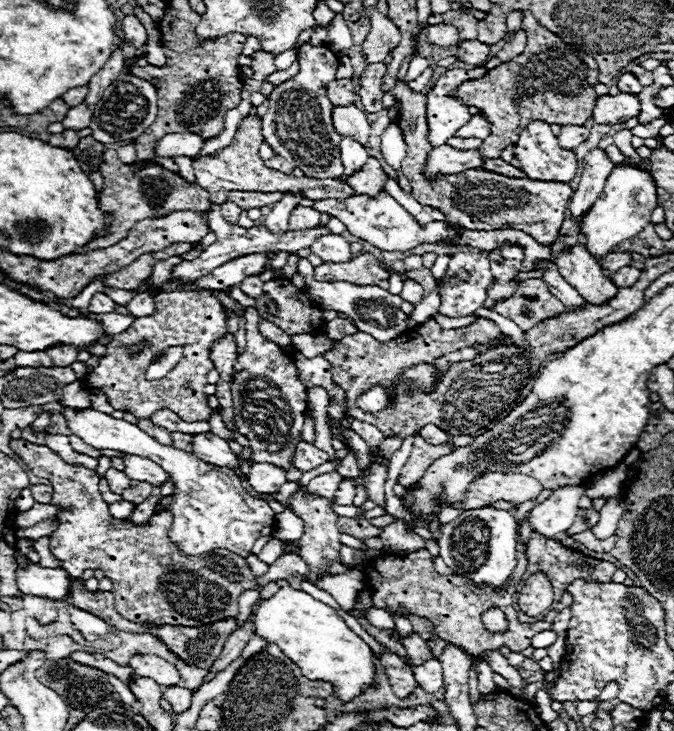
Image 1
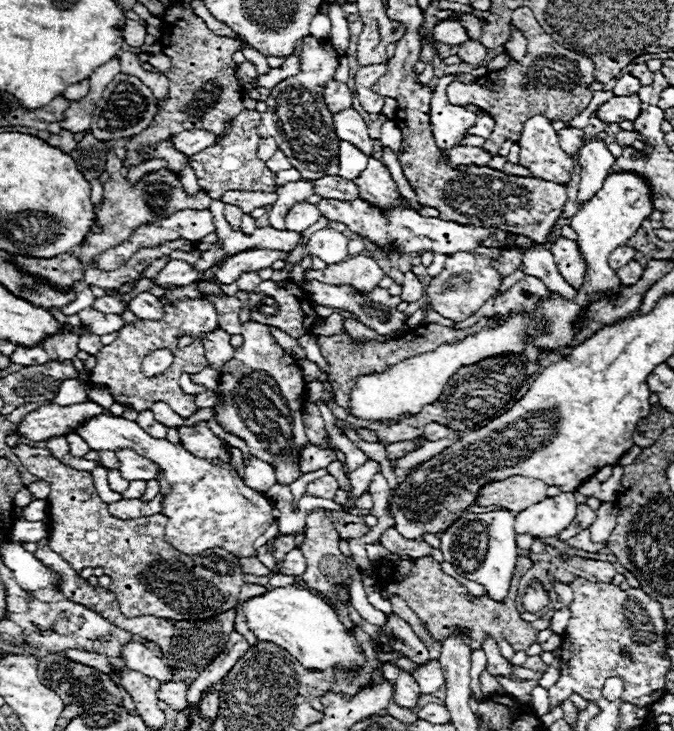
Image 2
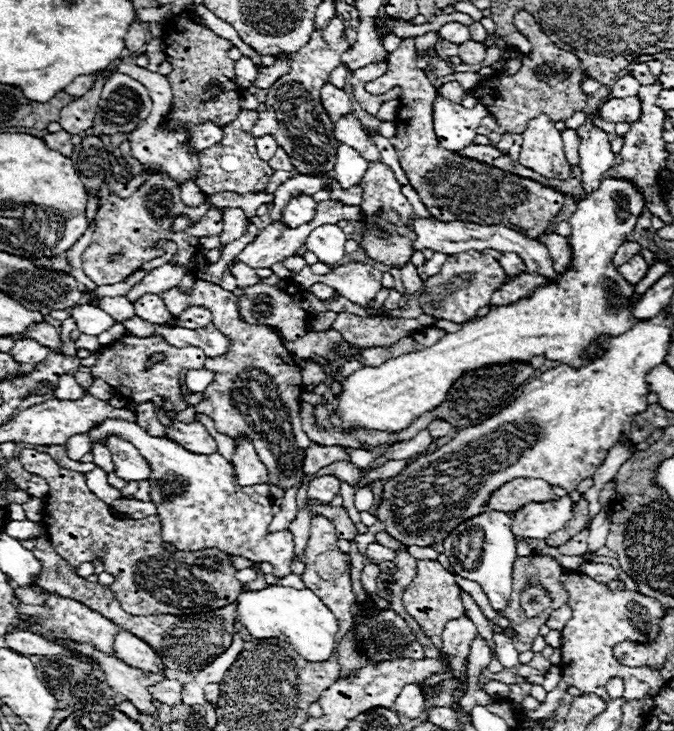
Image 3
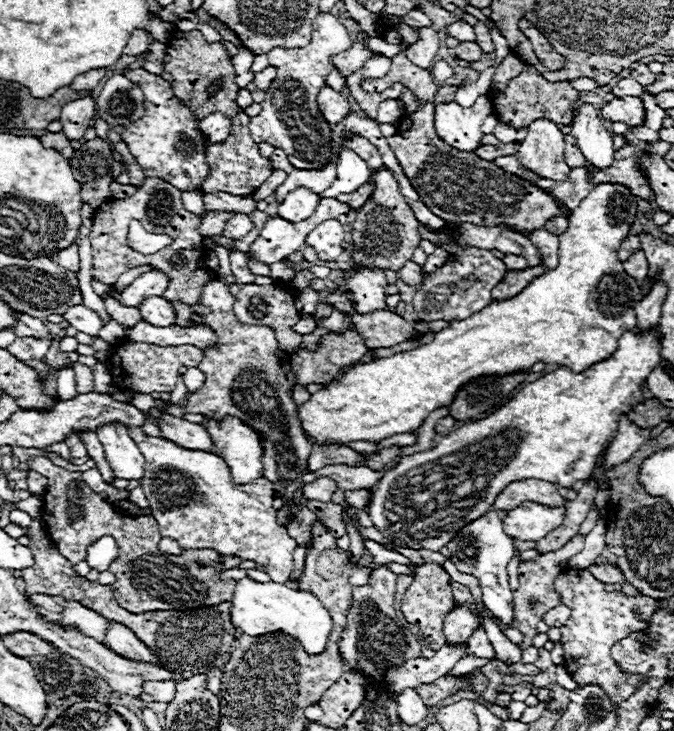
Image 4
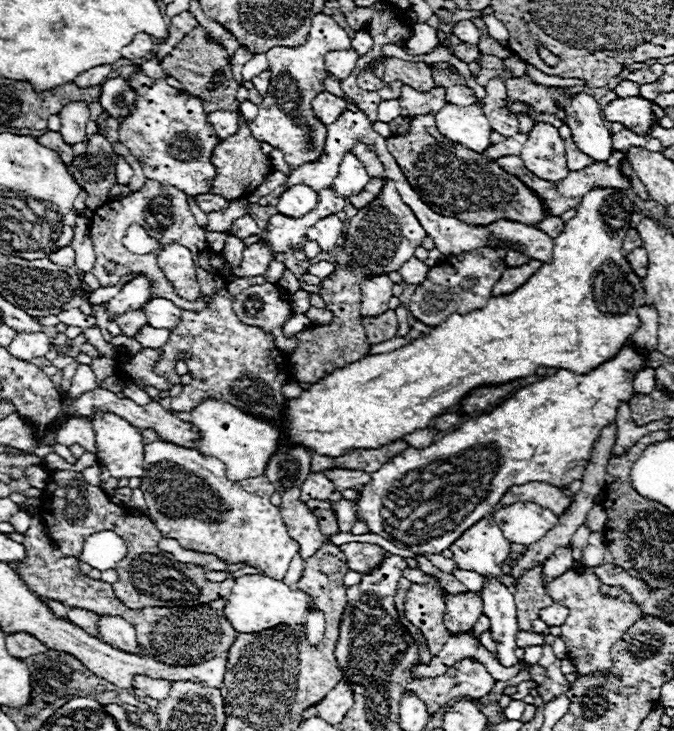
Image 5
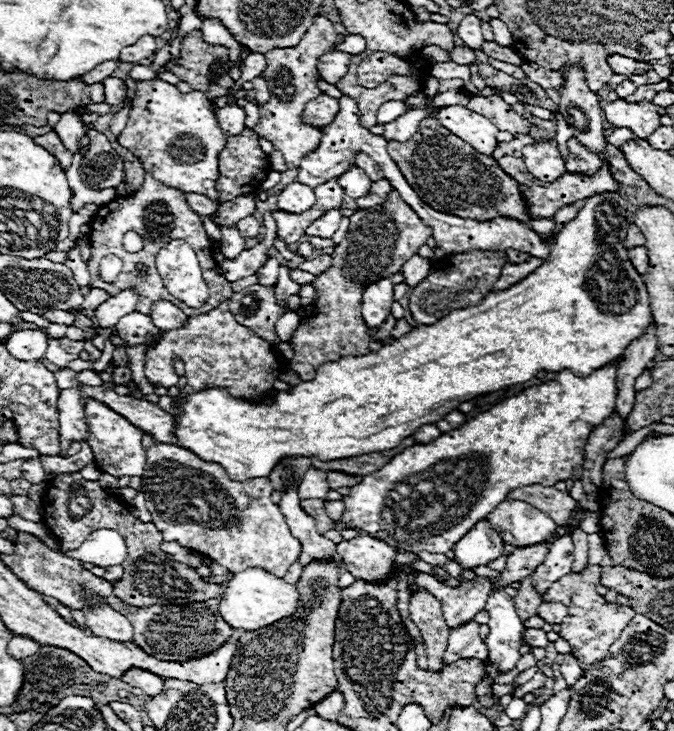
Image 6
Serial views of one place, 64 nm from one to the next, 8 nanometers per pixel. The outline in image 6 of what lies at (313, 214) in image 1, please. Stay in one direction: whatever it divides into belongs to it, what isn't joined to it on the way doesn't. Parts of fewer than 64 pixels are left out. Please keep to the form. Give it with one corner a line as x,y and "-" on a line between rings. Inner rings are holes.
290,182
278,194
278,210
286,210
286,212
304,212
314,202
316,202
314,190
302,182

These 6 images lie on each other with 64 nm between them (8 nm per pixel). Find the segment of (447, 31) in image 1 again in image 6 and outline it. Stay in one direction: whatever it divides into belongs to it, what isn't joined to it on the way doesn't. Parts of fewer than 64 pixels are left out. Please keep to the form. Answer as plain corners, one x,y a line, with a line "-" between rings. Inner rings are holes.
466,14
456,30
456,34
464,40
466,46
474,48
474,50
480,50
480,46
484,44
484,38
482,38
482,28
480,28
482,20
474,14

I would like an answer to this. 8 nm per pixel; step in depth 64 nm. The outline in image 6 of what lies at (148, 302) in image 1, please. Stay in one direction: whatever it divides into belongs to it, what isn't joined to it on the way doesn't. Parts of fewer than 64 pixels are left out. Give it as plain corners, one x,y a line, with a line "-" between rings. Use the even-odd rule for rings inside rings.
158,302
158,304
154,304
150,318
152,318
154,324
158,324
158,328
162,328
164,332
166,332
166,330
178,330
178,328
182,328
182,326
186,324
186,320
188,320
188,316
186,316
180,308
176,308
174,304
170,304
170,302

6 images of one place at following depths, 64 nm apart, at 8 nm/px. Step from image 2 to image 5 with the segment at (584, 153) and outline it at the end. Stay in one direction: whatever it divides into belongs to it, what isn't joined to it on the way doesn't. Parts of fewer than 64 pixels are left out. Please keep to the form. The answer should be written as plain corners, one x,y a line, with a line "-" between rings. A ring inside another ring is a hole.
586,92
570,94
564,112
566,124
572,130
572,140
578,148
588,156
594,156
594,160
606,162
612,154
612,134
602,124
604,118
598,102

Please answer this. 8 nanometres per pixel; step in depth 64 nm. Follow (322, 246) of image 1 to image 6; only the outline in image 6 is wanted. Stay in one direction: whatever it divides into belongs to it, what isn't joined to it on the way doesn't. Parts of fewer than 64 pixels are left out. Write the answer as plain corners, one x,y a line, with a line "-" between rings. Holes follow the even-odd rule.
332,208
332,210
324,212
318,220
314,220
314,222
306,228
306,234
308,234
308,236
330,238
330,236
334,236
334,232
338,230
340,220
342,220
342,212
340,212
340,208

